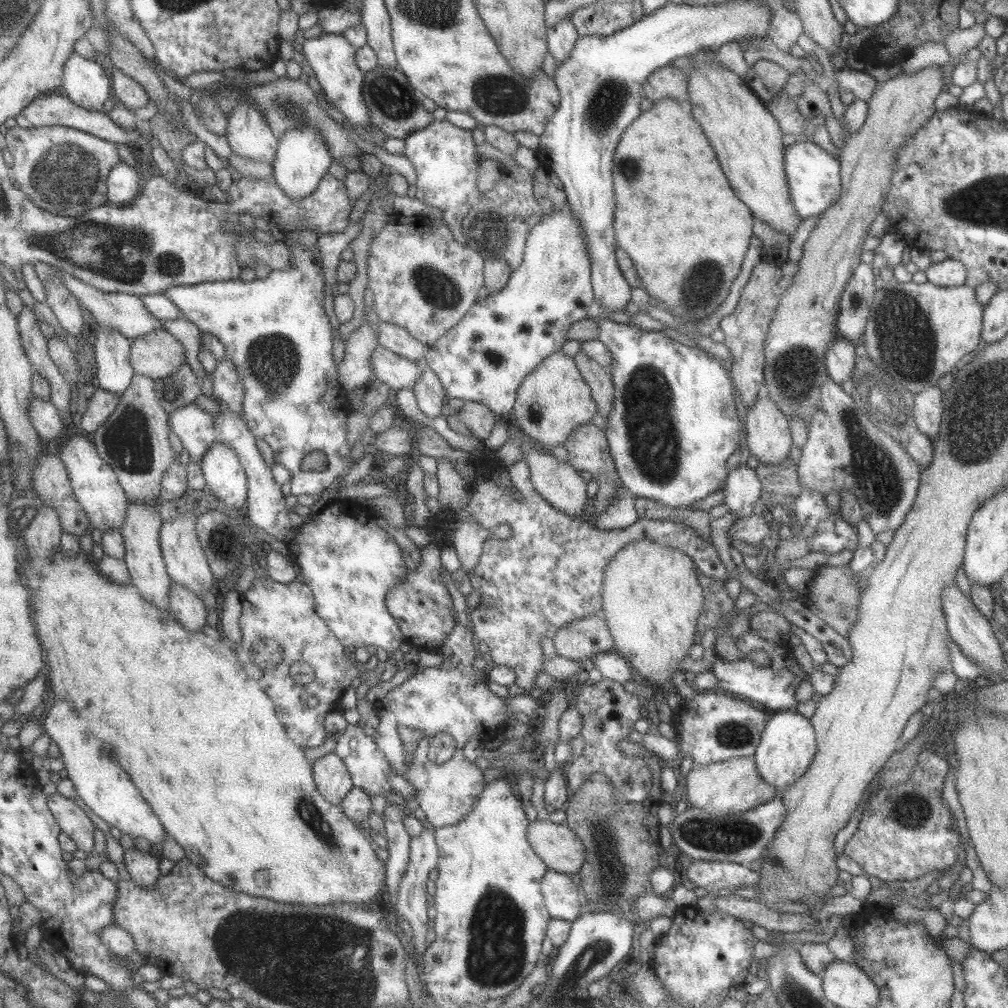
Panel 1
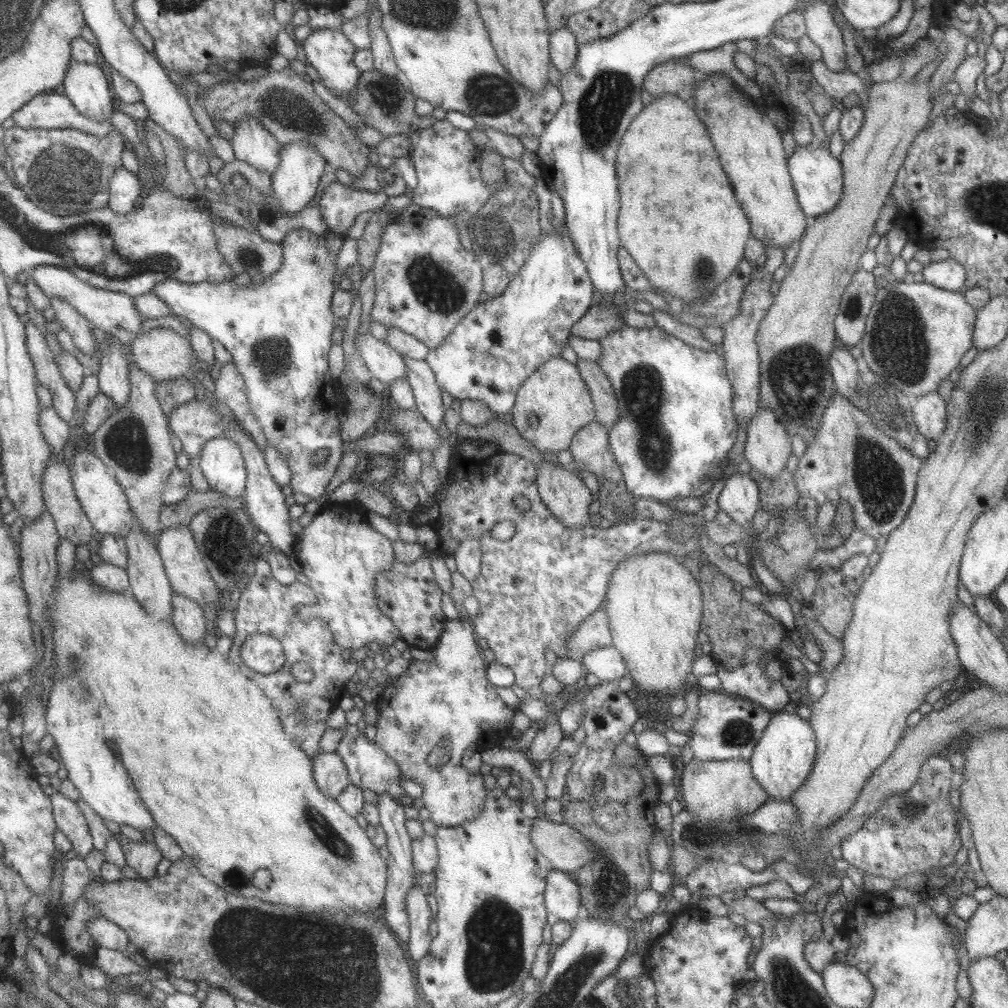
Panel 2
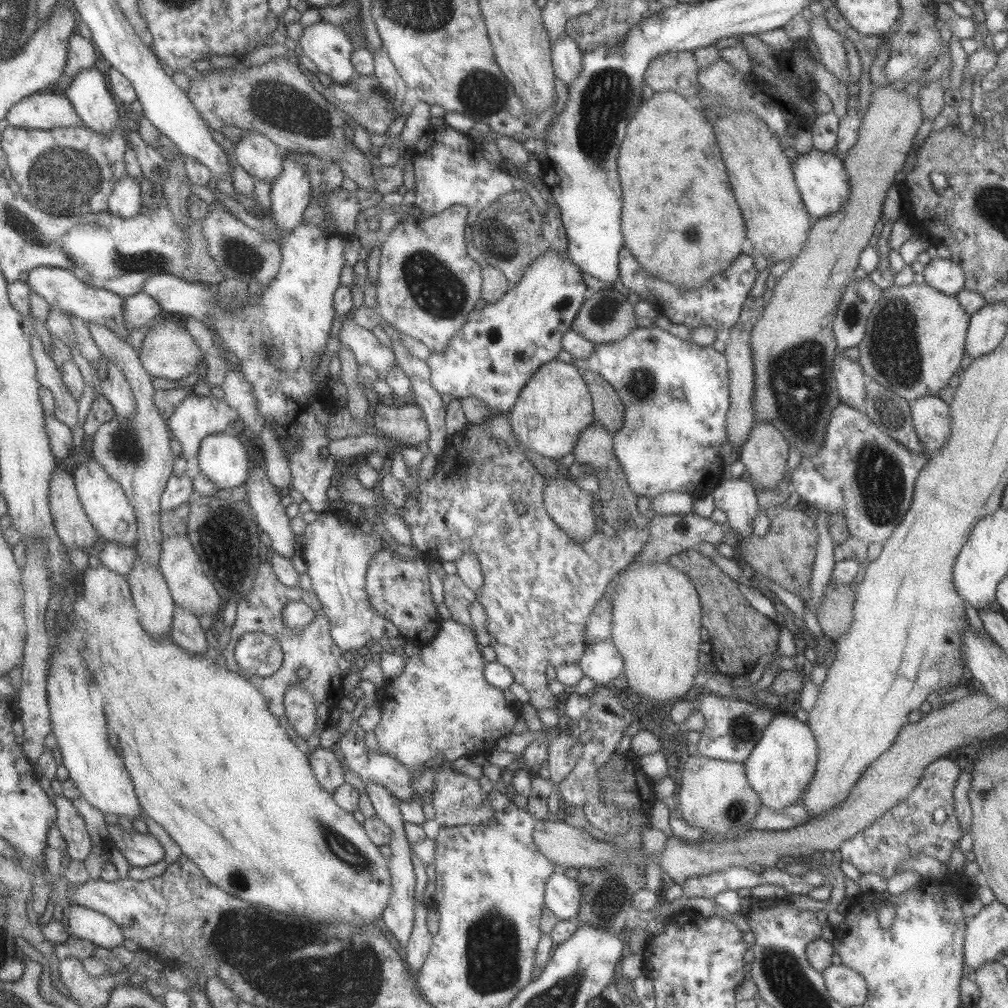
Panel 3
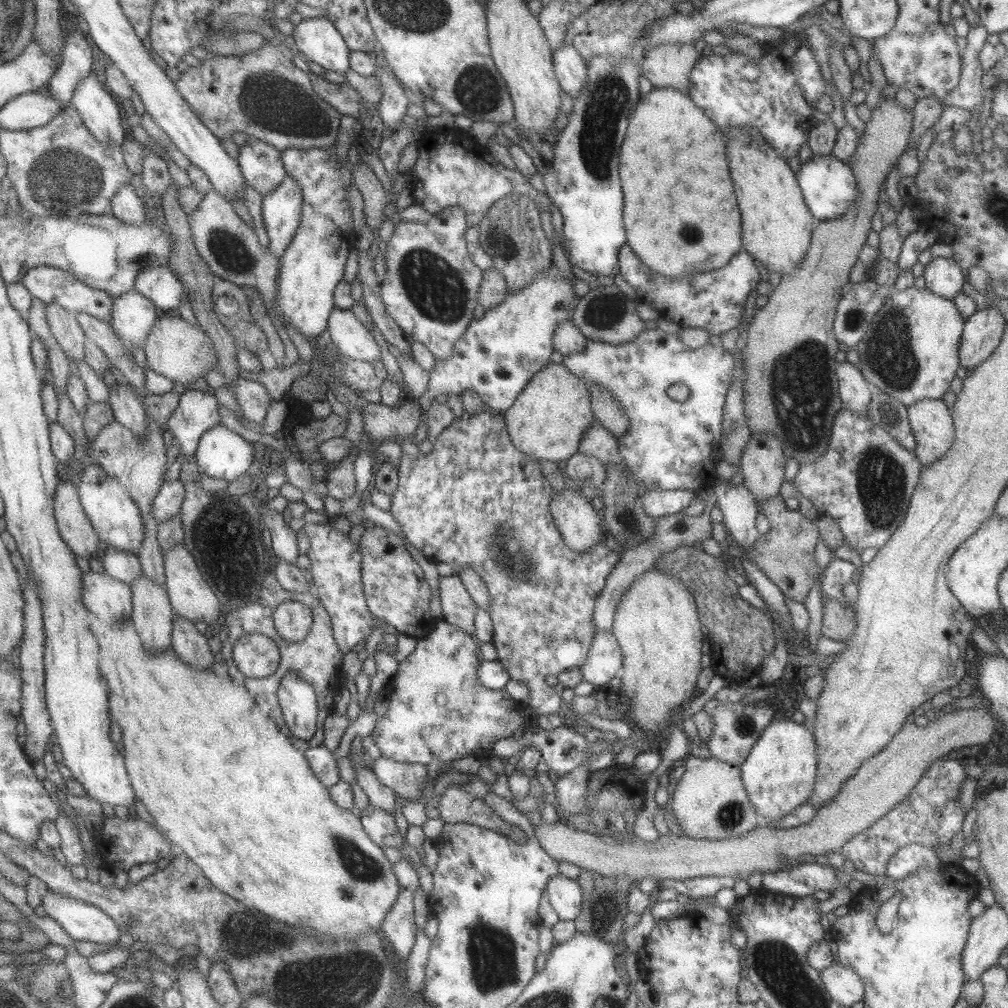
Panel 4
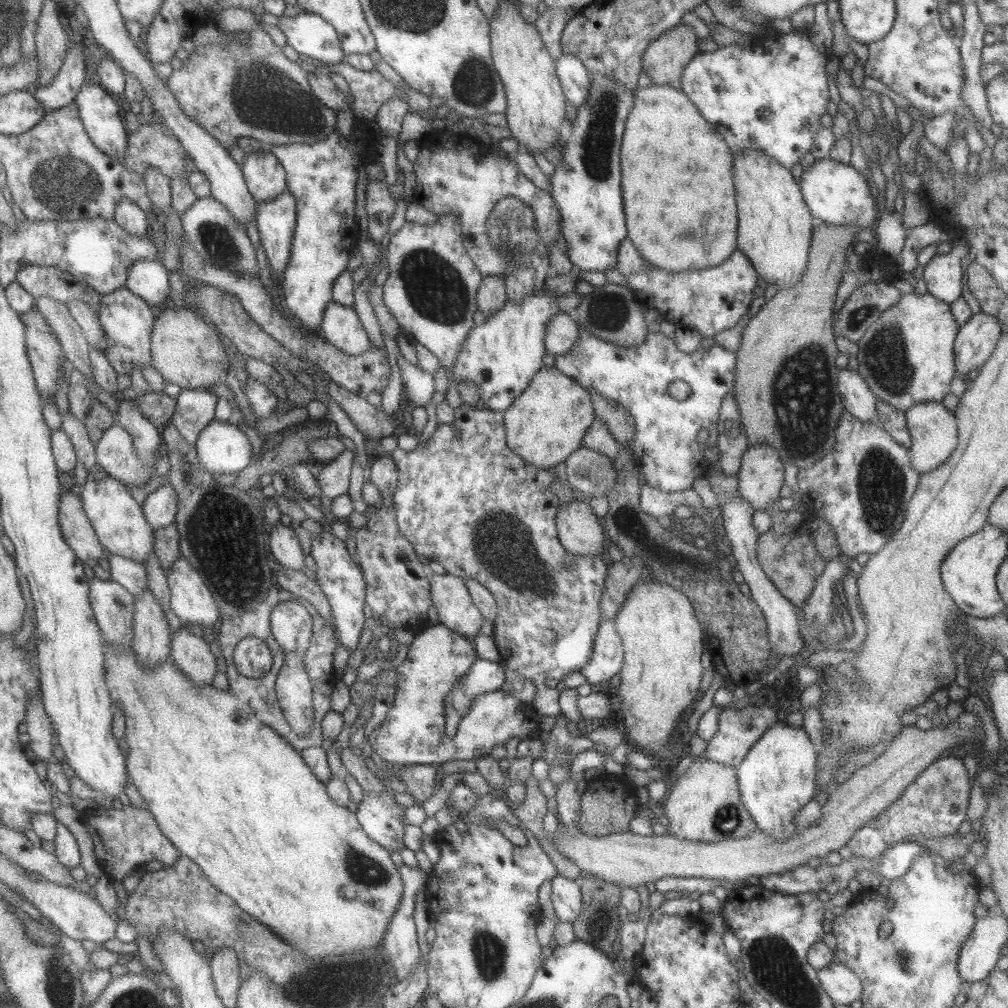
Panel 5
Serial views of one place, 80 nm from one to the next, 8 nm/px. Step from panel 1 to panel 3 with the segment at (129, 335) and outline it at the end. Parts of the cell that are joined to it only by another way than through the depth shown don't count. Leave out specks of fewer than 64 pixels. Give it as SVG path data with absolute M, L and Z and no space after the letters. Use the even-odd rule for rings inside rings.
M41 266L33 269L26 274L25 278L32 292L40 294L53 307L65 313L74 314L85 322L103 324L111 328L115 334L119 334L123 340L128 341L130 329L127 329L127 324L123 321L123 296L103 287L91 286L90 283L80 279L76 272L55 266Z

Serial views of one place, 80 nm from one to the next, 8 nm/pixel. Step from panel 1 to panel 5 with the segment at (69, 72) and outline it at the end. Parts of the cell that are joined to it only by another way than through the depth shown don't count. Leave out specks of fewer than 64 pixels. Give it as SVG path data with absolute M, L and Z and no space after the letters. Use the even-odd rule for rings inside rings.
M87 83L77 95L83 122L95 146L124 162L128 138L123 128L119 102L101 84Z

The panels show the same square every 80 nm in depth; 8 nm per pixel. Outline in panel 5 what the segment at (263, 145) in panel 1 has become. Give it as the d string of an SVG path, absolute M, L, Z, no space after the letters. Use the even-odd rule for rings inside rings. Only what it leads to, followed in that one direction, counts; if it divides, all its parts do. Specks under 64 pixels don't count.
M266 145L261 153L245 152L240 167L249 194L256 202L269 202L286 189L283 167Z

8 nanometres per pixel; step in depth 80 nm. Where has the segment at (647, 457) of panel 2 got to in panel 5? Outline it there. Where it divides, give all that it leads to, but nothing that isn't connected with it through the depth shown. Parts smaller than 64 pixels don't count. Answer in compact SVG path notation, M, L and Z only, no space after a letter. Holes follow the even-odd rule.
M579 329L579 340L575 346L571 346L569 352L554 356L553 367L559 373L573 378L577 385L581 386L590 397L601 395L622 405L634 418L635 435L630 442L625 442L627 454L635 460L639 467L641 481L653 488L658 488L663 493L678 492L691 488L695 477L703 477L712 465L704 461L703 446L697 443L695 434L701 428L708 432L706 446L714 449L717 444L717 421L719 409L723 398L731 394L735 373L736 357L729 350L714 345L709 349L695 350L686 354L675 345L673 338L666 338L659 331L649 333L641 345L635 347L623 347L599 340L589 334L587 330ZM675 380L683 380L690 387L690 396L685 400L675 400L667 393L669 384Z

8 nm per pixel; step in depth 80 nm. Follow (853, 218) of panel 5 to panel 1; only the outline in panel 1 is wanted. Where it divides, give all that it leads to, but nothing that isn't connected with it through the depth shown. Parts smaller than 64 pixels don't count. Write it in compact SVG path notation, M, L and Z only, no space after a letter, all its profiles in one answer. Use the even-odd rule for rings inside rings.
M797 139L785 147L784 171L792 205L802 219L820 215L840 197L840 161L812 140Z

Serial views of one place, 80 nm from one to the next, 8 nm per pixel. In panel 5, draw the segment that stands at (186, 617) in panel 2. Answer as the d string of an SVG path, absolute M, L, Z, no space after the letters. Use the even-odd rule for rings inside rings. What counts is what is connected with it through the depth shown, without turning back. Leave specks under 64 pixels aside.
M183 625L172 636L169 659L196 686L211 684L217 664L209 645L201 637L185 631Z

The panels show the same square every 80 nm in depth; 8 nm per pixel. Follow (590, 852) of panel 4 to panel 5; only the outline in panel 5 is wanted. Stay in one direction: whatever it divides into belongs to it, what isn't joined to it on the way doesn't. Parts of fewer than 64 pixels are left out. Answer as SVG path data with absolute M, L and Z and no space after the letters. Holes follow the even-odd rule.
M964 711L956 721L942 719L931 729L922 730L915 725L903 726L888 743L880 747L878 758L855 769L845 780L834 785L827 801L820 809L819 821L811 827L795 828L789 839L771 839L756 829L738 840L715 843L689 842L670 835L639 836L630 831L589 837L579 833L571 836L559 827L549 837L549 844L568 858L583 874L599 878L604 882L636 889L651 884L659 878L707 878L725 880L730 883L743 882L751 877L761 878L788 872L796 867L815 862L825 855L839 850L852 839L853 834L871 819L879 816L891 802L895 802L901 791L950 746L966 741L983 740L981 719Z

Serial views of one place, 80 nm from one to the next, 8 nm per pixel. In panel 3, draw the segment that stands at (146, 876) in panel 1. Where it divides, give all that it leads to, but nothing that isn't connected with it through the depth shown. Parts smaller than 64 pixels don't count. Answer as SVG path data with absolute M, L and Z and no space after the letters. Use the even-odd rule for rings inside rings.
M121 824L109 826L110 841L123 852L127 863L132 867L144 868L147 864L155 864L165 856L165 851L158 840L150 833L141 834L132 829L125 832Z

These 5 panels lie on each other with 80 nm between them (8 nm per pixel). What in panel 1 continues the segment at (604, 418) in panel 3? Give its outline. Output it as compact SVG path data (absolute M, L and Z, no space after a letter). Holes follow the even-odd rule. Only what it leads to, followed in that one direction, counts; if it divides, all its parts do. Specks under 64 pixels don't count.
M579 351L574 362L579 374L591 392L591 397L596 405L596 412L602 418L609 416L613 407L614 387L611 383L610 374L591 358Z

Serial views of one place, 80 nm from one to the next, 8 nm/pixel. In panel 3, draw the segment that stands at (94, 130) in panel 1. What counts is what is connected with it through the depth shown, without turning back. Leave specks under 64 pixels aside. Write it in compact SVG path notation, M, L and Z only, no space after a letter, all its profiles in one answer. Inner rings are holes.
M65 94L29 95L9 109L6 120L10 126L46 132L61 128L89 128Z

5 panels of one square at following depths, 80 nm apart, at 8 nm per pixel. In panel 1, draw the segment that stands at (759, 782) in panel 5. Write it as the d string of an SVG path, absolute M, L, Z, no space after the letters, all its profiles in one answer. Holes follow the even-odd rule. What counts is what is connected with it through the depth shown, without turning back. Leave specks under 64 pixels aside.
M795 710L774 711L765 723L753 758L757 774L776 790L777 796L797 782L812 761L817 745L812 724Z

